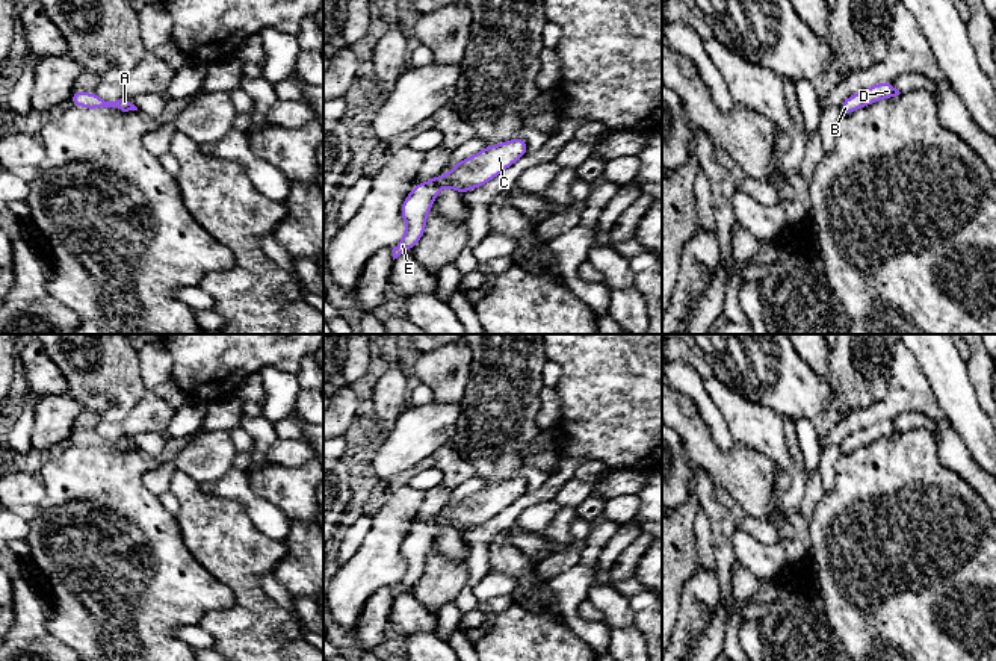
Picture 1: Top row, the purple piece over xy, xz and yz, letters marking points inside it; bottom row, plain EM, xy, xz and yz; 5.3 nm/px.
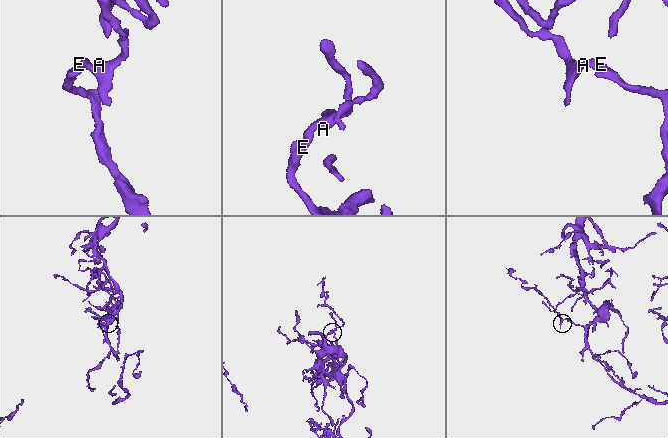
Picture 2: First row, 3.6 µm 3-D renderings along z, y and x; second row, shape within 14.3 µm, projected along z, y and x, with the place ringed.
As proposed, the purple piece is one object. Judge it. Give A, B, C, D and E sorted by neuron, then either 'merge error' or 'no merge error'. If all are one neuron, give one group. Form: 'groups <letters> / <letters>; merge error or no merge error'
groups A B C D E; no merge error

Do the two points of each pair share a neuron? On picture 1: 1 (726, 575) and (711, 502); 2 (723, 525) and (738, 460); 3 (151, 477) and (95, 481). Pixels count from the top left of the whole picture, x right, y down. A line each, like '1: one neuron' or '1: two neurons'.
1: one neuron
2: two neurons
3: two neurons

